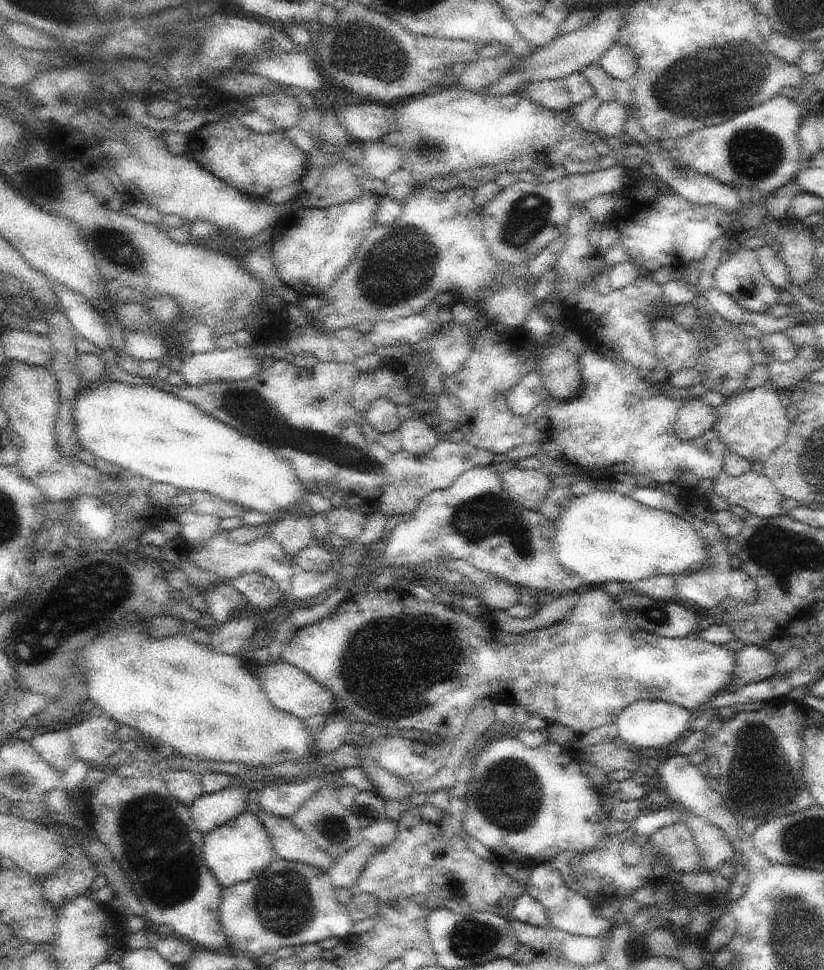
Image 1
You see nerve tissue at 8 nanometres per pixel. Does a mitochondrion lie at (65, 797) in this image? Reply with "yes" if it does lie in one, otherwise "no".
no

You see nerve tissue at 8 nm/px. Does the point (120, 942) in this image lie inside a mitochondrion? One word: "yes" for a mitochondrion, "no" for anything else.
no

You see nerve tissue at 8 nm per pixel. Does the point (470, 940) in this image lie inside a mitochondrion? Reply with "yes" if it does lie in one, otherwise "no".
yes

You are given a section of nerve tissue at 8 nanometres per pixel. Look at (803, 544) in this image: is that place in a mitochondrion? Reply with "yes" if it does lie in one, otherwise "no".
yes

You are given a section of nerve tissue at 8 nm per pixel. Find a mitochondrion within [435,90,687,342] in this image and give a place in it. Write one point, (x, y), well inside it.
(531, 213)

